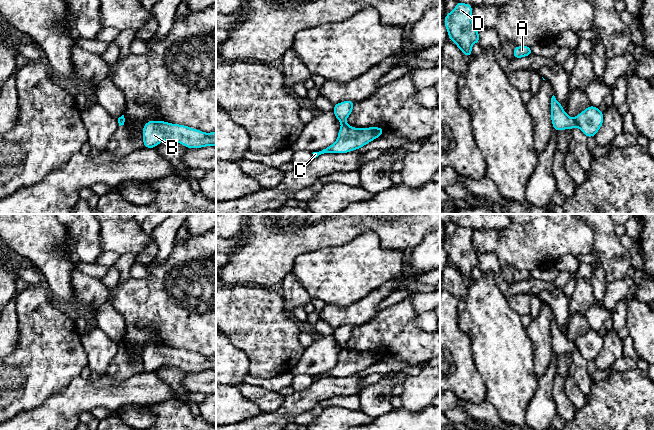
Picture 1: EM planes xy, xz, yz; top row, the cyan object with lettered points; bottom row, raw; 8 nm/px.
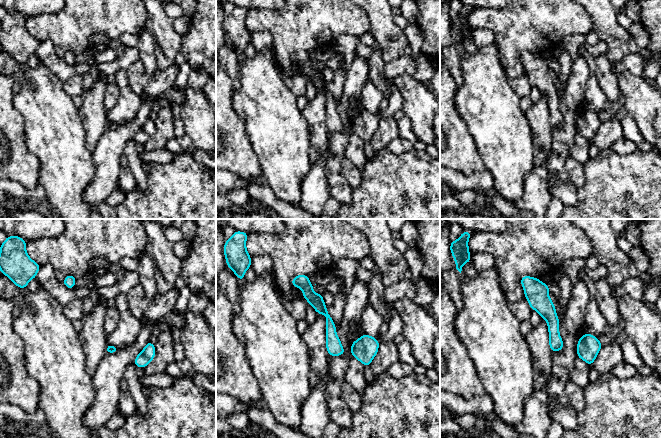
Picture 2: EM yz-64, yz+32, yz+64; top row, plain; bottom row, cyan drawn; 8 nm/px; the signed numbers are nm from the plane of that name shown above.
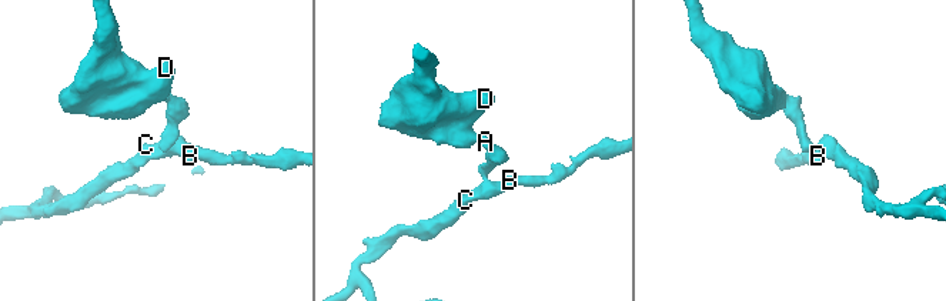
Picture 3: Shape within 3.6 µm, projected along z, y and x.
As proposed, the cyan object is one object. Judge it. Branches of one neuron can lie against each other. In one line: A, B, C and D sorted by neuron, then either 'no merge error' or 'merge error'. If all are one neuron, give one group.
A D / B C; merge error

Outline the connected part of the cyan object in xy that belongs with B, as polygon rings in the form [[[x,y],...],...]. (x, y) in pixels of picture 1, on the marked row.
[[[148,121],[143,128],[144,147],[155,148],[164,140],[178,142],[187,148],[216,146],[216,131],[204,133],[188,126],[165,121]]]

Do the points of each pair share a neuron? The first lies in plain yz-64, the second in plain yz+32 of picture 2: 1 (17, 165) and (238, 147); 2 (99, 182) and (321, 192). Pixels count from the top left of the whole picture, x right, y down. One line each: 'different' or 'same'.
1: same
2: same

